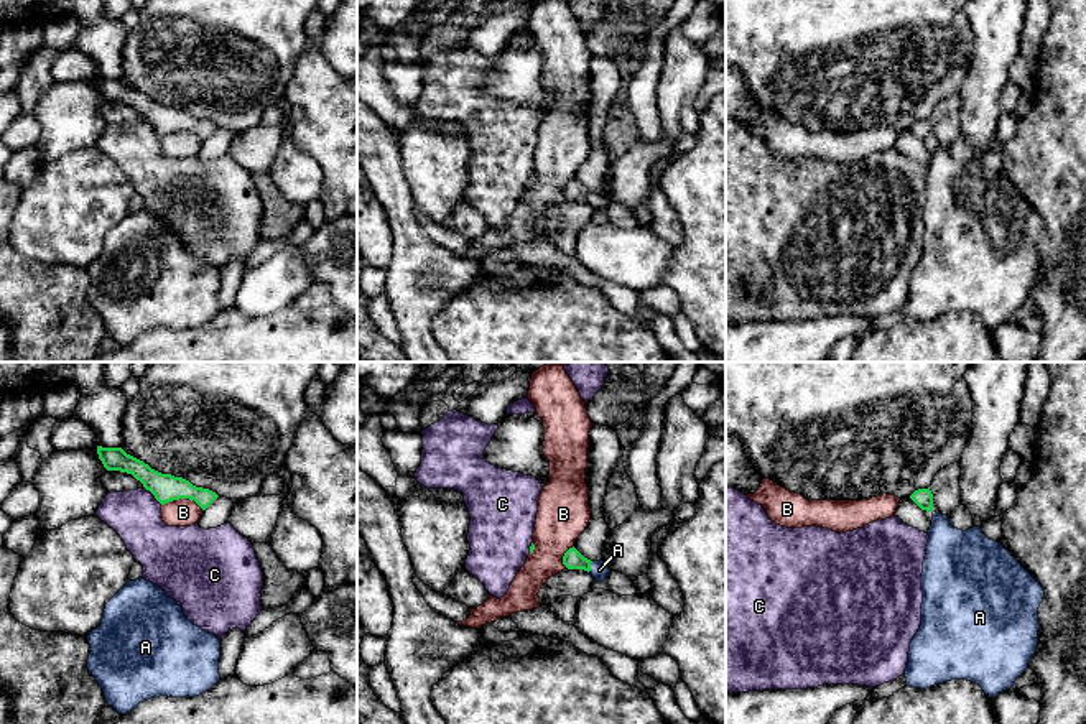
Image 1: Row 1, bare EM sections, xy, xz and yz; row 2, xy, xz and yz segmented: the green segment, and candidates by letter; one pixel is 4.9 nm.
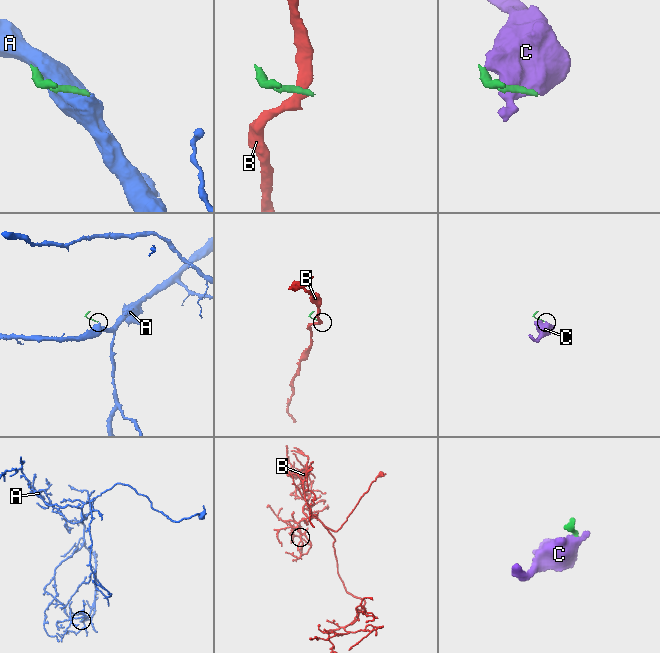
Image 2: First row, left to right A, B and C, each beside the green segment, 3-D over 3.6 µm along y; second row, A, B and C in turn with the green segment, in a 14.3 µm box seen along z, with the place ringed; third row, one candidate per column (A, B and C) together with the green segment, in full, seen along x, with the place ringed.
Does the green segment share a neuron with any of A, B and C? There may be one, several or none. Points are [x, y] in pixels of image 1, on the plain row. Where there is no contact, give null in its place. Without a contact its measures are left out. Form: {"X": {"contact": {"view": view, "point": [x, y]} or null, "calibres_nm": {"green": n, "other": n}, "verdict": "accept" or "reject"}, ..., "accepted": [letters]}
{"A": {"contact": {"view": "xz", "point": [589, 198]}, "calibres_nm": {"green": 100, "other": 90}, "verdict": "accept"}, "B": {"contact": {"view": "xy", "point": [183, 129]}, "calibres_nm": {"green": 140, "other": 140}, "verdict": "reject"}, "C": {"contact": {"view": "xy", "point": [153, 125]}, "calibres_nm": {"green": 140, "other": 240}, "verdict": "reject"}, "accepted": ["A"]}

